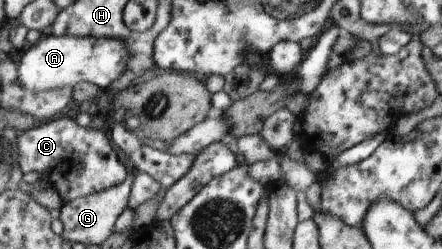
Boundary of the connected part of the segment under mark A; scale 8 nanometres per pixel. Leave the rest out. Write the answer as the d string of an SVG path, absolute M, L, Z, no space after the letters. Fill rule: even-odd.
M51 35L39 40L35 46L17 52L17 55L16 82L31 93L72 88L81 82L105 89L128 69L128 48L116 39L104 37Z

